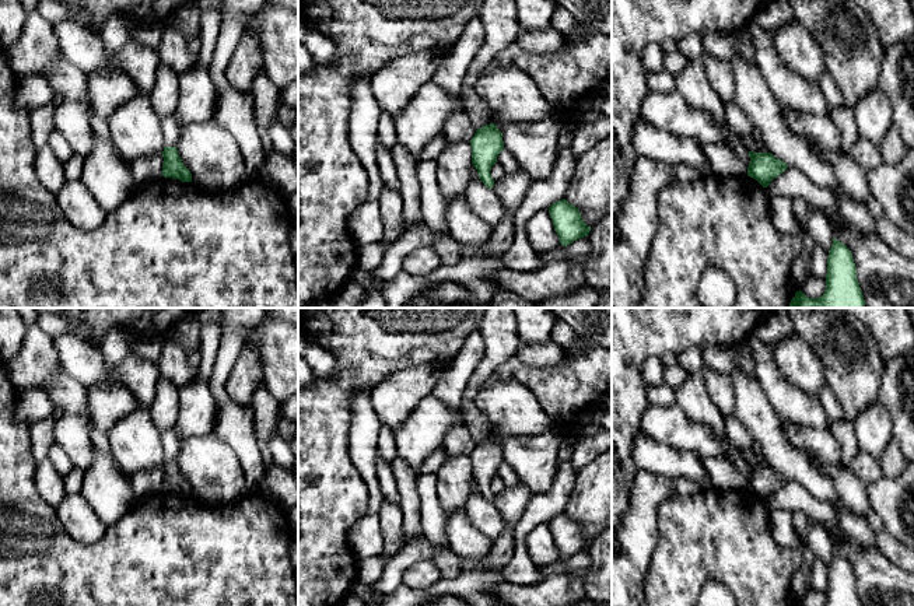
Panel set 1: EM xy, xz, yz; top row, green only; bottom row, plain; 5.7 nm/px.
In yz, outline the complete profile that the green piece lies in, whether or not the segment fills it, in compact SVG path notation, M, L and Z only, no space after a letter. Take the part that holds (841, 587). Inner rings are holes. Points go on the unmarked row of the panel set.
M834 551L829 564L824 606L862 606L851 564Z

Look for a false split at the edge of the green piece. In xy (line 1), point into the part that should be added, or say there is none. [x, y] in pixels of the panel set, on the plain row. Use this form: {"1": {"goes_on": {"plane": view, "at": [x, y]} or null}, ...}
{"1": {"goes_on": null}}

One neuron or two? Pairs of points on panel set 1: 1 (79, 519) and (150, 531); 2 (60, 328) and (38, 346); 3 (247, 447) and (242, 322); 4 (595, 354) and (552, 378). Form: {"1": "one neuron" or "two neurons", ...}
{"1": "two neurons", "2": "two neurons", "3": "one neuron", "4": "one neuron"}

